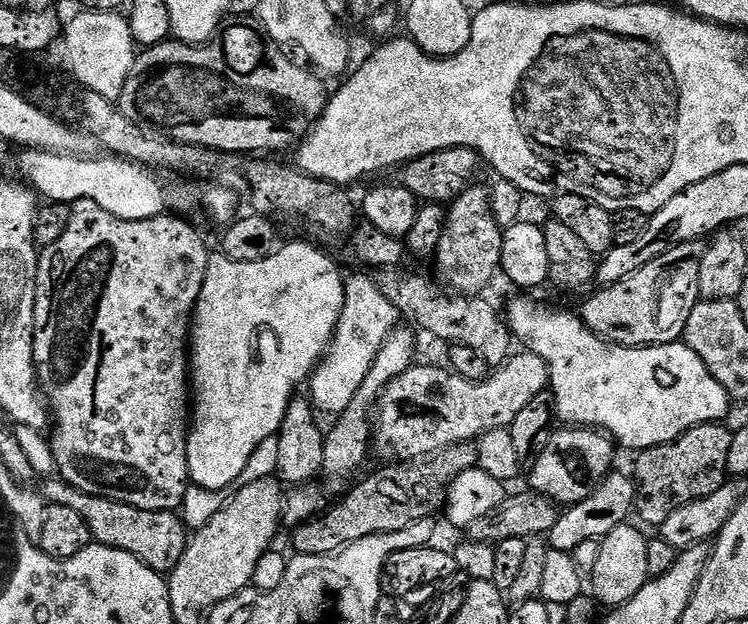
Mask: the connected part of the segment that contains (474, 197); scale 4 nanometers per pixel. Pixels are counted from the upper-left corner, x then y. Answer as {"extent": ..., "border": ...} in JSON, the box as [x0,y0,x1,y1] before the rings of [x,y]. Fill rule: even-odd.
{"extent":[434,187,504,293],"border":[[[470,187],[459,198],[451,201],[448,208],[448,221],[434,257],[435,275],[457,293],[483,293],[483,288],[500,272],[503,241],[504,228],[495,220],[492,212],[491,191],[487,187]]]}

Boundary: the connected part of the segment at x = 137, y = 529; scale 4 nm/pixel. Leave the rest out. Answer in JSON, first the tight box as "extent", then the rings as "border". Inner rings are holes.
{"extent":[42,478,189,573],"border":[[[59,478],[45,482],[42,496],[48,504],[70,506],[70,510],[82,514],[82,518],[86,518],[86,526],[90,526],[95,543],[126,550],[126,554],[134,554],[134,558],[158,573],[172,572],[188,546],[189,529],[176,512],[151,512],[126,502],[108,500],[105,496],[91,496]]]}

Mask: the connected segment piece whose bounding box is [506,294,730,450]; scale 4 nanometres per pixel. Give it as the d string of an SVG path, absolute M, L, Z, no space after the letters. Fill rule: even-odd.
M520 294L517 300L512 300L508 304L508 312L506 308L506 319L508 327L511 329L513 337L517 341L520 340L527 351L538 354L538 358L542 358L542 362L546 362L548 367L548 383L550 391L557 400L557 414L559 423L564 426L573 428L595 428L607 434L617 445L620 444L624 448L636 448L635 450L643 450L645 448L653 448L659 444L669 444L677 440L682 434L686 434L691 428L696 428L700 424L715 424L717 422L727 421L728 404L730 405L730 397L726 389L722 386L722 382L718 382L718 378L714 378L714 374L706 368L706 362L702 362L702 358L698 358L698 354L694 354L694 350L689 348L683 342L674 344L653 344L647 348L627 348L624 344L612 344L608 340L603 340L596 332L591 332L587 324L579 315L576 316L572 312L555 312L552 308L547 308L544 304L539 304L536 300L531 300L531 295Z

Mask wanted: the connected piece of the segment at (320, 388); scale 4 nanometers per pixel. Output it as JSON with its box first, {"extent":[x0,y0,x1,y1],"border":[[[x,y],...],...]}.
{"extent":[310,275,398,418],"border":[[[360,275],[364,276],[347,277],[340,325],[337,326],[336,334],[332,337],[332,346],[328,355],[321,360],[310,377],[312,406],[317,413],[324,415],[325,412],[329,418],[341,416],[346,406],[354,402],[354,394],[362,390],[362,382],[366,382],[366,374],[370,374],[370,368],[374,366],[378,352],[397,331],[398,313],[394,302],[390,302],[390,298],[382,294],[379,283],[368,277],[371,275]]]}

